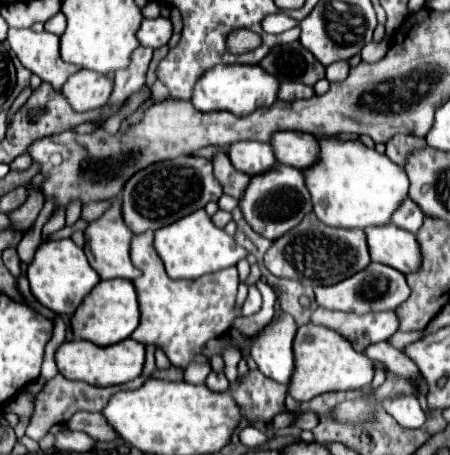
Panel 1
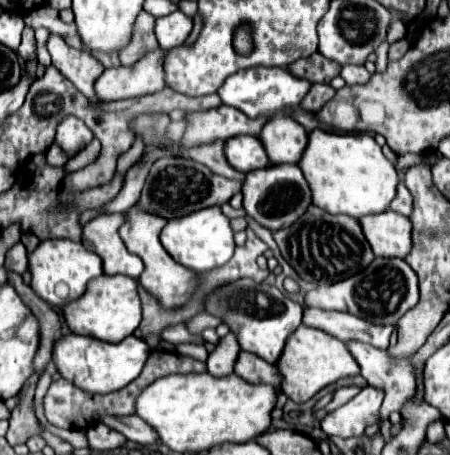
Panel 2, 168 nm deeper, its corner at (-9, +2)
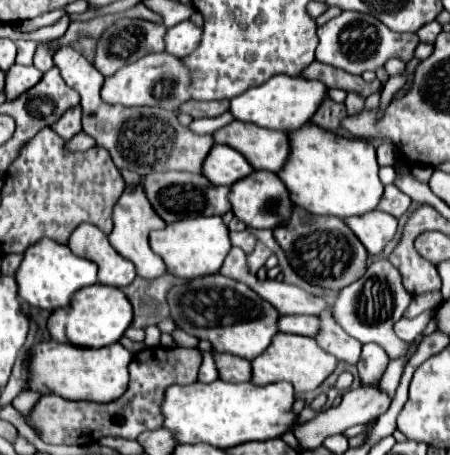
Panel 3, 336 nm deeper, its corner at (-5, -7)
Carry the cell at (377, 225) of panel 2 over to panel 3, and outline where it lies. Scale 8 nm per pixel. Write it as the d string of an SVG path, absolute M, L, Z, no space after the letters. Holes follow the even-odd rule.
M370 211L370 215L350 217L346 219L346 225L366 247L368 255L380 255L398 231L398 219L382 211Z

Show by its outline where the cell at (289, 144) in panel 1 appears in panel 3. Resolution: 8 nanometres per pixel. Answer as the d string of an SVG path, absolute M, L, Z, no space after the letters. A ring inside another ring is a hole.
M232 121L214 133L216 143L230 145L246 155L248 163L258 171L278 173L290 157L290 137L284 131L260 129L254 123Z

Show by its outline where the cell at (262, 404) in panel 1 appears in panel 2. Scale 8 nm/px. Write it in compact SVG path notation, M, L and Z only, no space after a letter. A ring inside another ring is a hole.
M240 350L238 362L234 366L234 372L252 384L272 384L276 390L280 390L280 374L276 366L270 366L266 360L258 358L256 354Z

